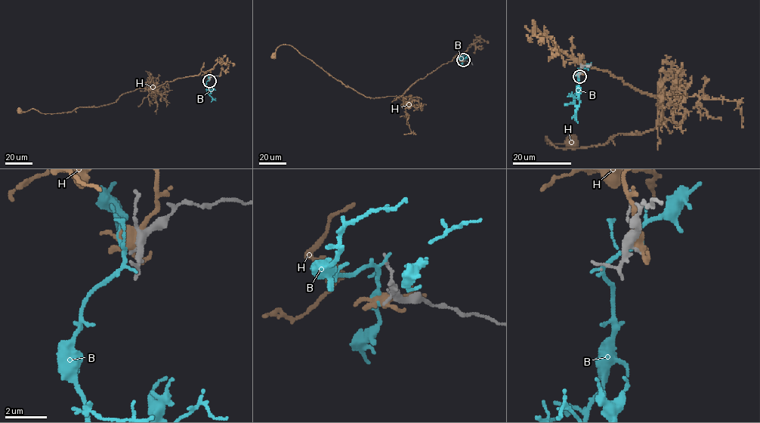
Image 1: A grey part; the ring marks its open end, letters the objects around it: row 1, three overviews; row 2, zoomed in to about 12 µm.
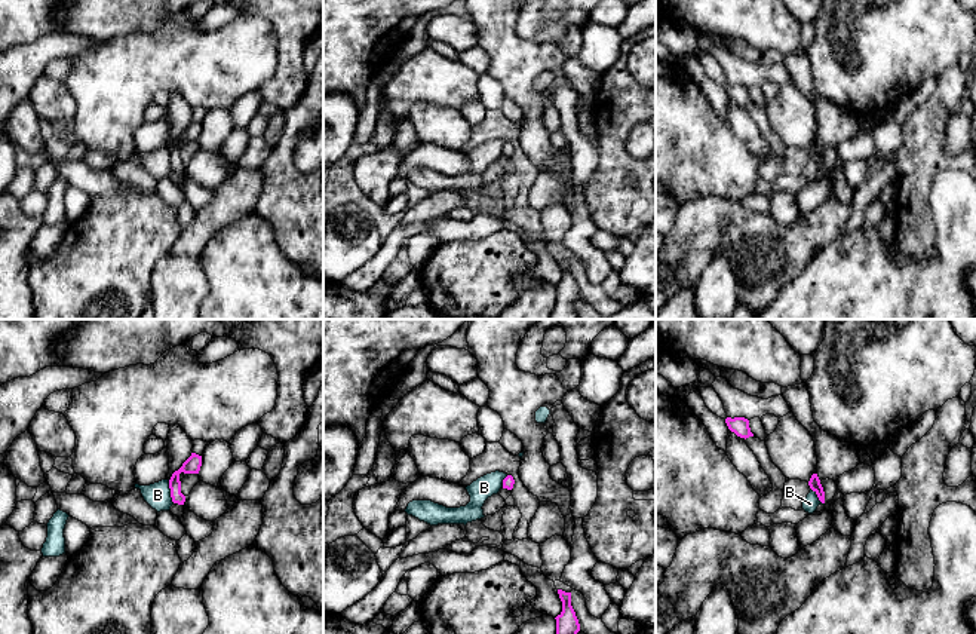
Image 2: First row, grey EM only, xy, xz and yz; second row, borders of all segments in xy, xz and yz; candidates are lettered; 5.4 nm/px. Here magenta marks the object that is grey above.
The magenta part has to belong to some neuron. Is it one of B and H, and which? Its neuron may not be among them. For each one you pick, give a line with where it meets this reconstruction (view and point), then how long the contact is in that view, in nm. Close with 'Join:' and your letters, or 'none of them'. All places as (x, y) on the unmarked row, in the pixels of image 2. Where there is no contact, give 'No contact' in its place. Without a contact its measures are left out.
Join: none of them

